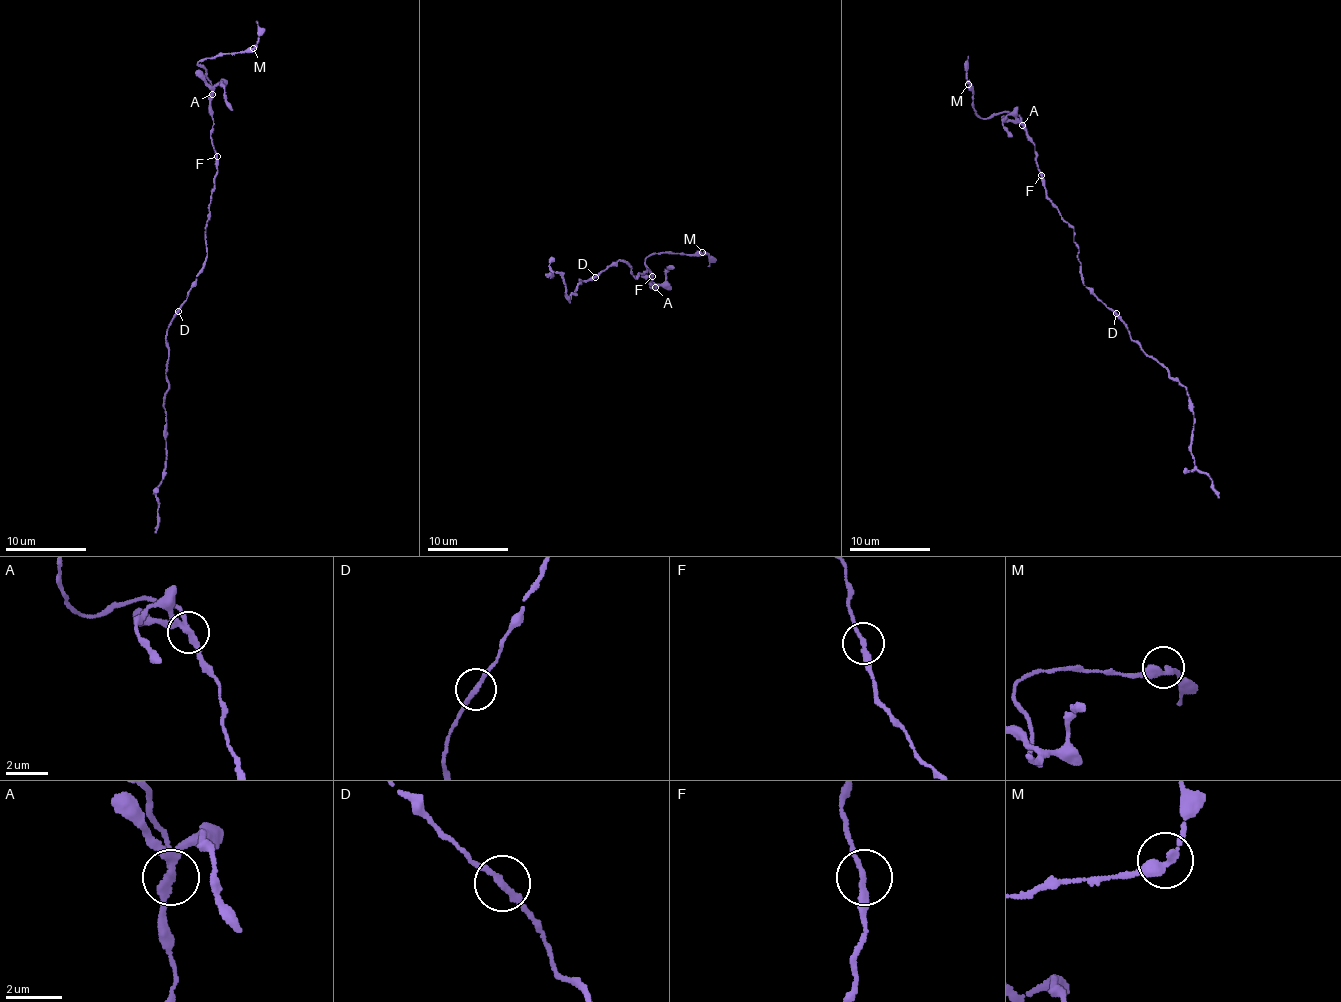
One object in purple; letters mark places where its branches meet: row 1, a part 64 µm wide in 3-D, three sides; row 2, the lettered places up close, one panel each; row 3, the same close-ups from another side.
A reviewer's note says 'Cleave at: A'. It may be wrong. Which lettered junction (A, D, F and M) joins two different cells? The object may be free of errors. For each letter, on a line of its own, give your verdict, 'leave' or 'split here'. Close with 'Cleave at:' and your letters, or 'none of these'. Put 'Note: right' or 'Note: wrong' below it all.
A: split here
D: leave
F: leave
M: leave
Cleave at: A
Note: right

